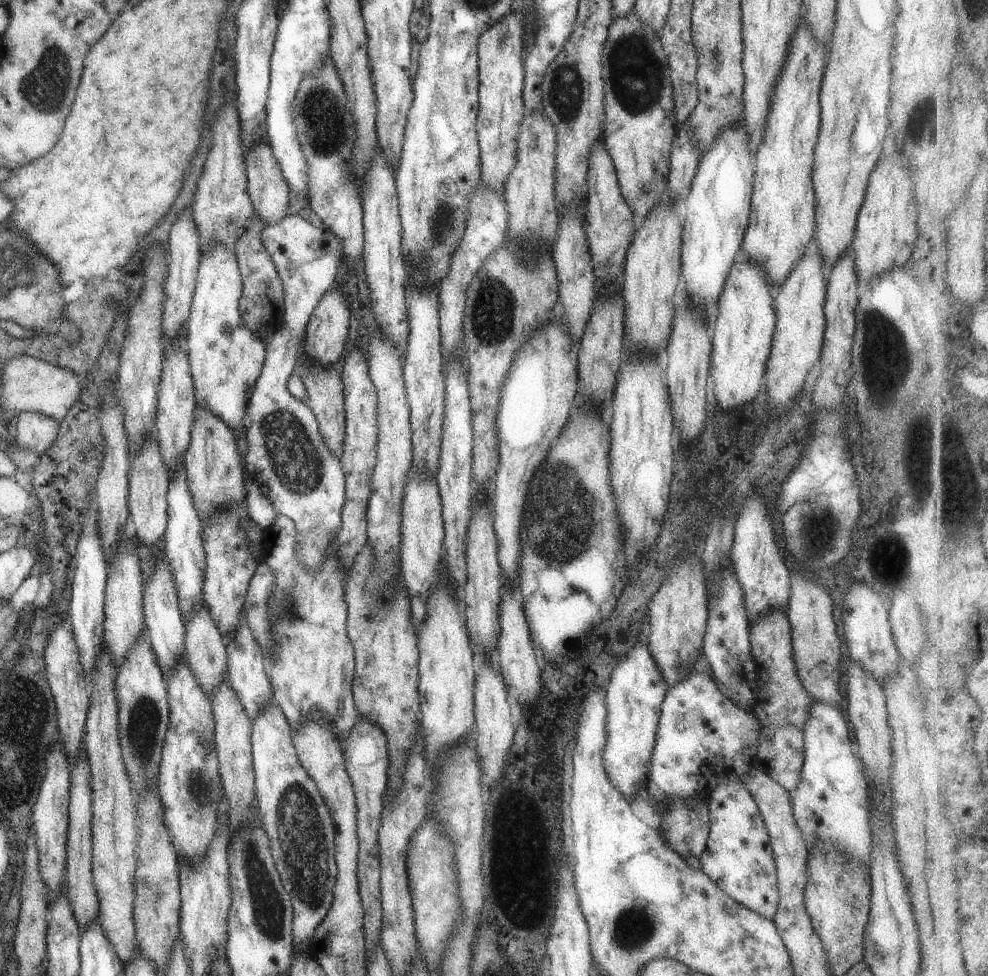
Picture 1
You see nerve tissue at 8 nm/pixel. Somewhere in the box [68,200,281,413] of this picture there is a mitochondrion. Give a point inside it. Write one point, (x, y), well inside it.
(112, 300)

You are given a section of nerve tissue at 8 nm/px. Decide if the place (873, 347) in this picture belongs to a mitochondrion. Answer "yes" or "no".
yes

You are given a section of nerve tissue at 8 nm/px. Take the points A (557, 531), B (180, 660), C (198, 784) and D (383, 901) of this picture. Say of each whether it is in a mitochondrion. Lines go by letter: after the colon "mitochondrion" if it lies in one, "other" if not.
A: mitochondrion
B: other
C: mitochondrion
D: other

